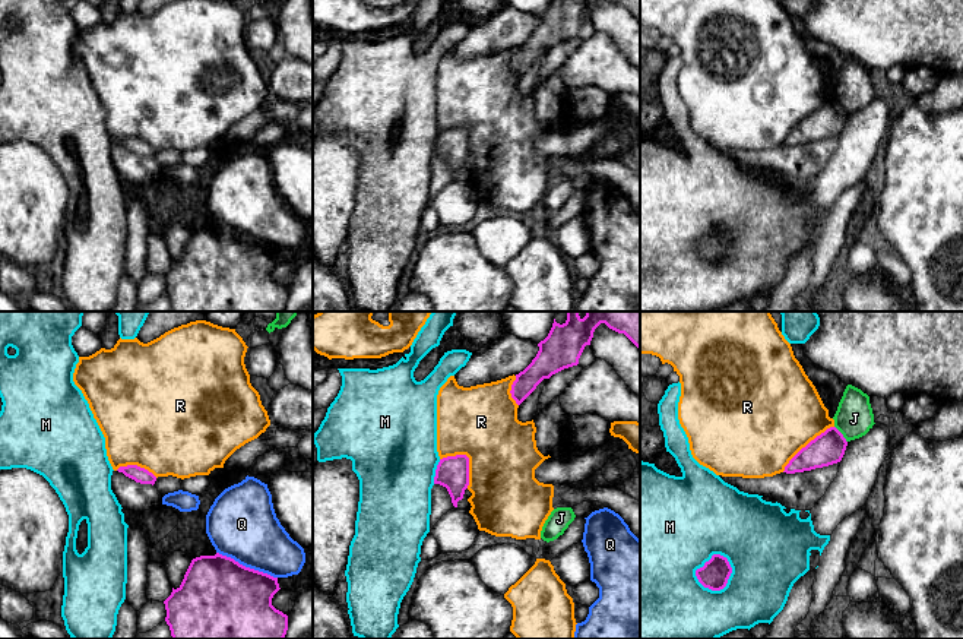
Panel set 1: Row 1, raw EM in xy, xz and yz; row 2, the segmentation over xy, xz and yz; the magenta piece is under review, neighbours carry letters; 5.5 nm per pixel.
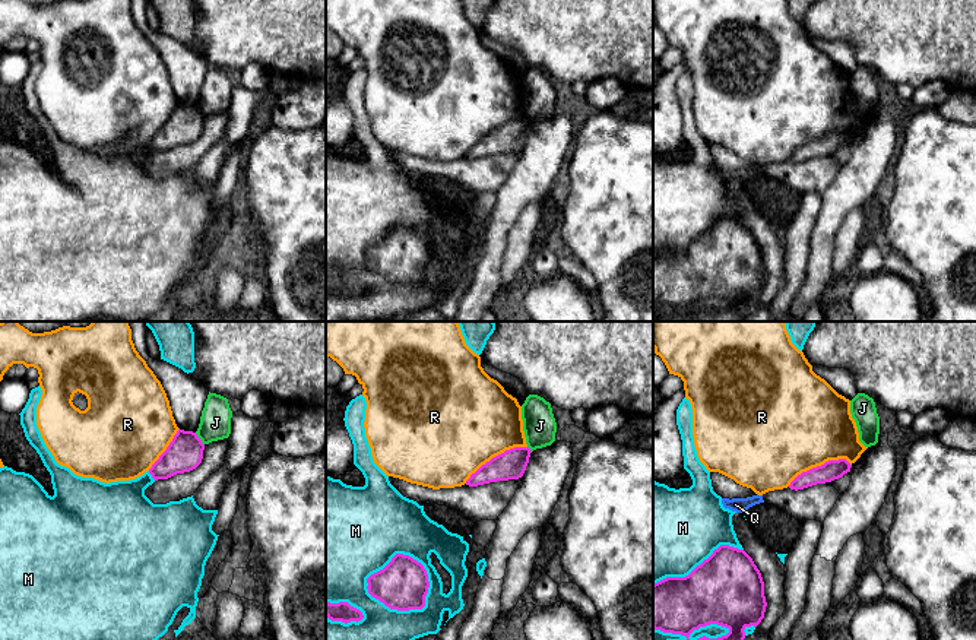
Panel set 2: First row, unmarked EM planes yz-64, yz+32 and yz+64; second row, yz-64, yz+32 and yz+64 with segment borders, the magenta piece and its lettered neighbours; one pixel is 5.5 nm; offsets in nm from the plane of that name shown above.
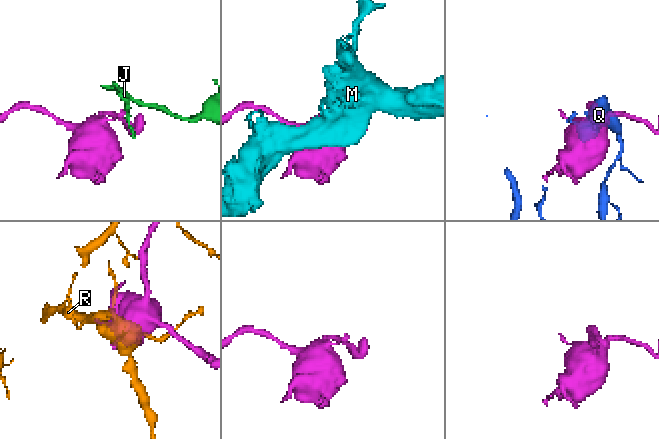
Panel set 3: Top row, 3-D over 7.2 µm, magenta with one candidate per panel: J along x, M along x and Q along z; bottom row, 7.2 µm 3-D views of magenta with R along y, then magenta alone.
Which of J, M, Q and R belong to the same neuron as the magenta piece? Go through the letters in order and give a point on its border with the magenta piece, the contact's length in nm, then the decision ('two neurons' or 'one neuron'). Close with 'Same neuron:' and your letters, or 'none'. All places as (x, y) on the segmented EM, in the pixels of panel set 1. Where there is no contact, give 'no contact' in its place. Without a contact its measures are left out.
J: yz (842, 435) | 120 nm | two neurons
M: yz (713, 554) | 220 nm | two neurons
Q: xy (247, 568) | 360 nm | two neurons
R: xz (468, 459) | 220 nm | two neurons
Same neuron: none

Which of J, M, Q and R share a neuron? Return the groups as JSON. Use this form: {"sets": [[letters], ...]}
{"sets": [["J"], ["M"], ["Q"], ["R"]]}

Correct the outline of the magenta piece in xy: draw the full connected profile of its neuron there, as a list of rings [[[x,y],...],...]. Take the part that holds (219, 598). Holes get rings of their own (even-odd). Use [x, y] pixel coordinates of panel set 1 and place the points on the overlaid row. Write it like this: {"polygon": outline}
{"polygon": [[[216,553],[191,560],[181,585],[164,601],[172,639],[283,639],[288,616],[272,605],[278,578]]]}

